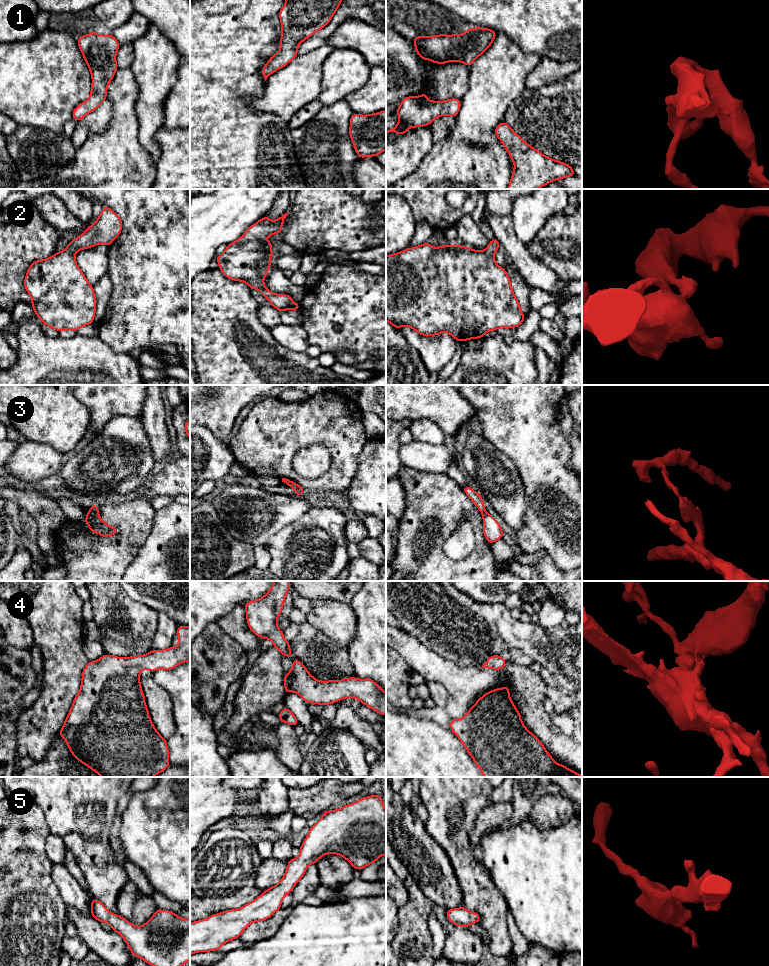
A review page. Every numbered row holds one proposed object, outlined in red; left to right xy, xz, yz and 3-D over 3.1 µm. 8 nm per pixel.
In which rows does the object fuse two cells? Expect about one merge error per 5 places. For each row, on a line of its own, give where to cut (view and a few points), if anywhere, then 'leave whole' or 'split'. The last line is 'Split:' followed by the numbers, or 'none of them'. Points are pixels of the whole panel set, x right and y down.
1: cut none; leave whole
2: cut none; leave whole
3: cut xy (97, 510), (88, 513); split
4: cut none; leave whole
5: cut none; leave whole
Split: 3

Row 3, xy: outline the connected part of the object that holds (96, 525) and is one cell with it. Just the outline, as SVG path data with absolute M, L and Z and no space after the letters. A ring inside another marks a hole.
M98 511L87 513L84 523L89 525L91 532L98 533L101 537L109 537L110 535L118 534L117 528L109 526L104 522L100 518Z

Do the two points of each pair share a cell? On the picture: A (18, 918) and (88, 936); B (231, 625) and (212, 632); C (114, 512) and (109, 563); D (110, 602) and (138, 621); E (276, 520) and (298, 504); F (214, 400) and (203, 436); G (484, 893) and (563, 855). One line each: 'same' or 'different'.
A: different
B: different
C: same
D: same
E: same
F: different
G: different

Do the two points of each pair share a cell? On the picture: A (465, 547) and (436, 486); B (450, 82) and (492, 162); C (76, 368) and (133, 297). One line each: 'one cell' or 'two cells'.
A: two cells
B: two cells
C: two cells

